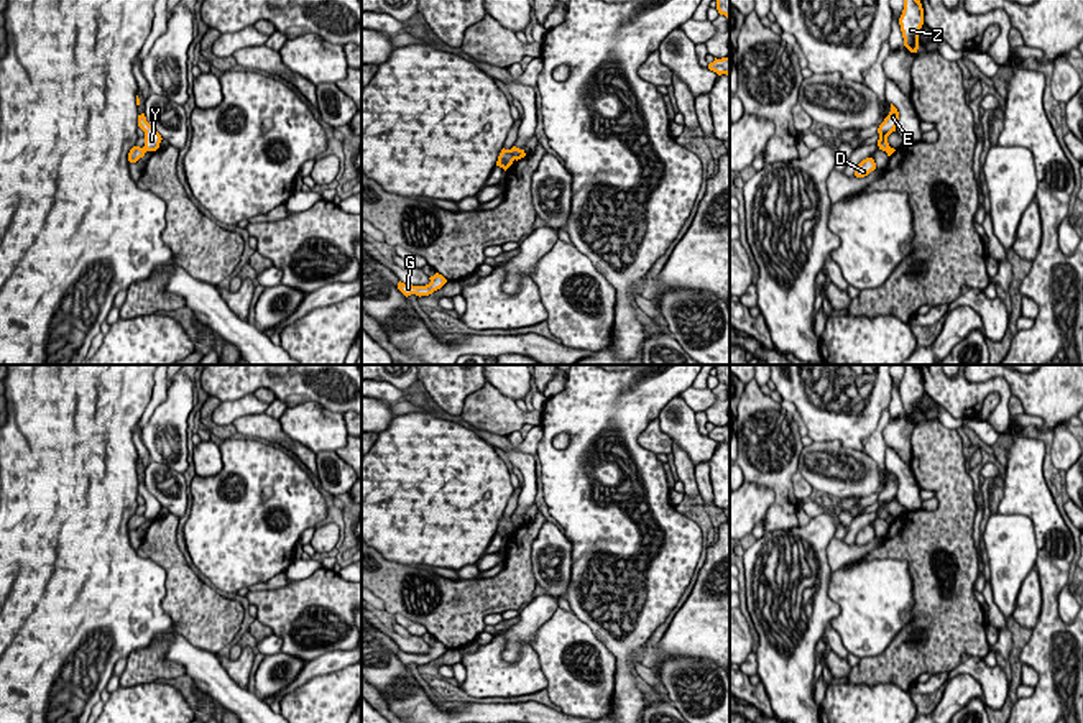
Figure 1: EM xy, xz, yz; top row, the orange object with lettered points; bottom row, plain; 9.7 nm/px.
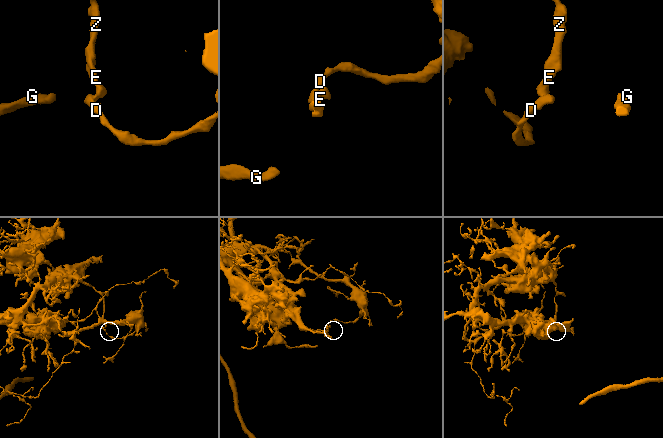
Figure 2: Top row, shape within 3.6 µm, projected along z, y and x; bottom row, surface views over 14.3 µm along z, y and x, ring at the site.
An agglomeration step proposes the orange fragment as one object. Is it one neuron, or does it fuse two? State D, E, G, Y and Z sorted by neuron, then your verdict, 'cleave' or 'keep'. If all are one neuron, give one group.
D / E G Y Z | cleave

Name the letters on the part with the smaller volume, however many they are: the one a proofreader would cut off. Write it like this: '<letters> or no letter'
D

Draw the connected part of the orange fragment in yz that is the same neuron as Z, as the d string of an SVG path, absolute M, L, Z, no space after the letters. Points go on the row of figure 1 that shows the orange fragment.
M904 0L904 10L899 18L904 46L910 53L917 53L919 49L919 35L924 25L924 8L920 0Z

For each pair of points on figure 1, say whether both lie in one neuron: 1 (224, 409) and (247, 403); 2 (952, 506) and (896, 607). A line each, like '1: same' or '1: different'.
1: same
2: different

